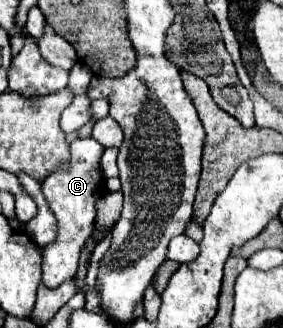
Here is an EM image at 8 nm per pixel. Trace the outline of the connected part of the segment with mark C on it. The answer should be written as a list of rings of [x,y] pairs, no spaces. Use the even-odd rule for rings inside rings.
[[[77,138],[69,144],[69,162],[63,164],[61,170],[51,172],[43,182],[43,196],[49,204],[49,210],[57,218],[57,236],[51,244],[41,246],[43,248],[43,284],[47,288],[57,288],[63,282],[75,278],[79,256],[83,246],[87,244],[89,236],[93,234],[97,210],[95,204],[105,196],[105,176],[101,172],[101,156],[103,146],[93,138]]]

